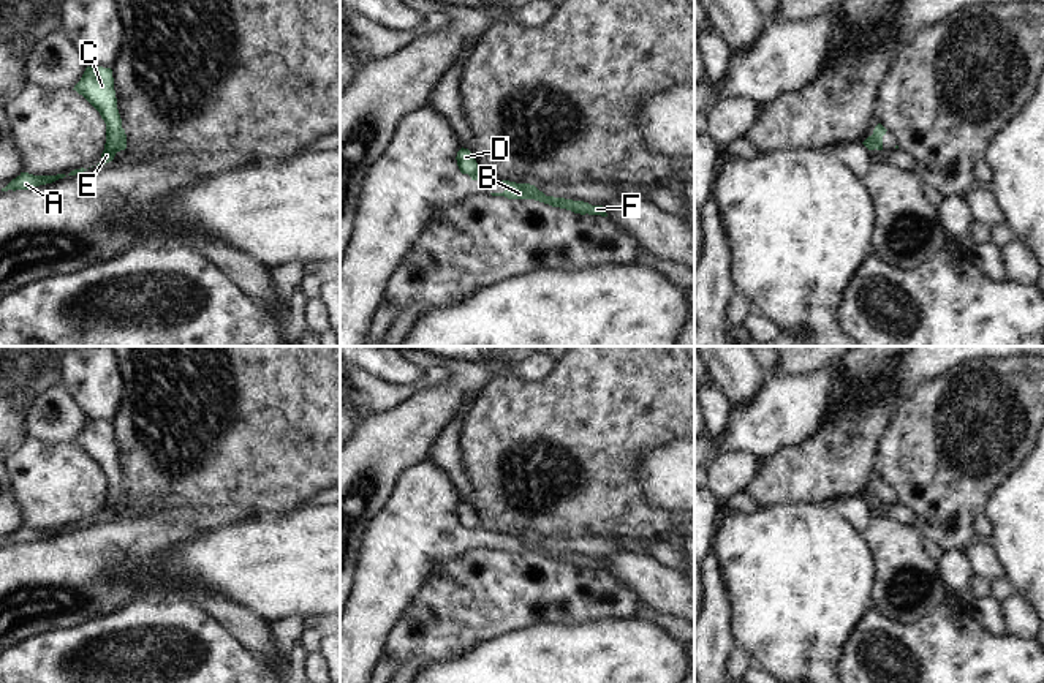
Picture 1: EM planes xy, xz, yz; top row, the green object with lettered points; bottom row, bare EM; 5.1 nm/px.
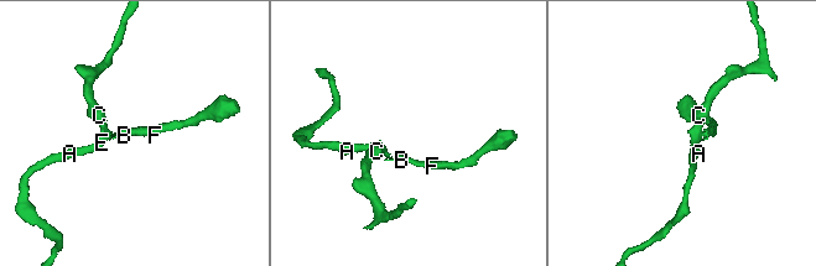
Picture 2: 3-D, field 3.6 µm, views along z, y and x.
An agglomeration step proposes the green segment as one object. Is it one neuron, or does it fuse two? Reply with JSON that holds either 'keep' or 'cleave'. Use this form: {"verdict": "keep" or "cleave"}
{"verdict": "cleave"}

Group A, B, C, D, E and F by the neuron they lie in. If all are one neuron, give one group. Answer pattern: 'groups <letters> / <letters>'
groups A C D E / B F

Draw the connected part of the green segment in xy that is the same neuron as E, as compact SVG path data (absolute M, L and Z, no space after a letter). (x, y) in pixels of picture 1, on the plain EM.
M87 421L73 444L82 449L100 466L106 477L106 498L101 515L96 519L103 520L112 515L117 506L127 503L122 492L122 473L117 463L112 424Z

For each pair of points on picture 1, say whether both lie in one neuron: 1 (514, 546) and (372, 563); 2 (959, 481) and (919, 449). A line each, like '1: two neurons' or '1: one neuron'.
1: one neuron
2: one neuron

